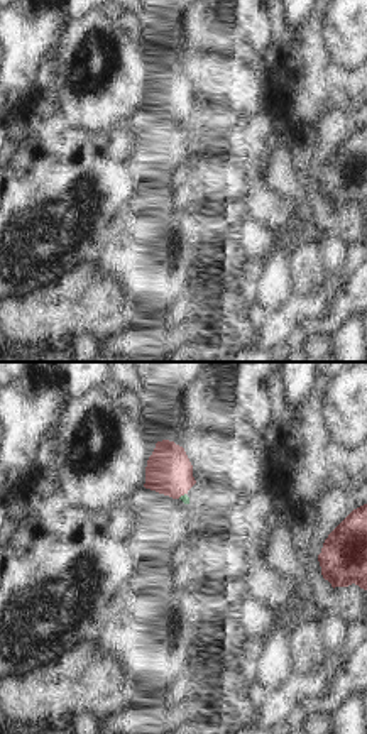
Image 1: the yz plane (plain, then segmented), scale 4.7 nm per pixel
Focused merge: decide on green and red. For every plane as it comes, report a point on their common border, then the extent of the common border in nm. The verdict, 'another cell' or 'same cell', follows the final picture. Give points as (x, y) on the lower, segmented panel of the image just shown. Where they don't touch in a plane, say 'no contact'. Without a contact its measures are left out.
(181, 496) | 50 nm

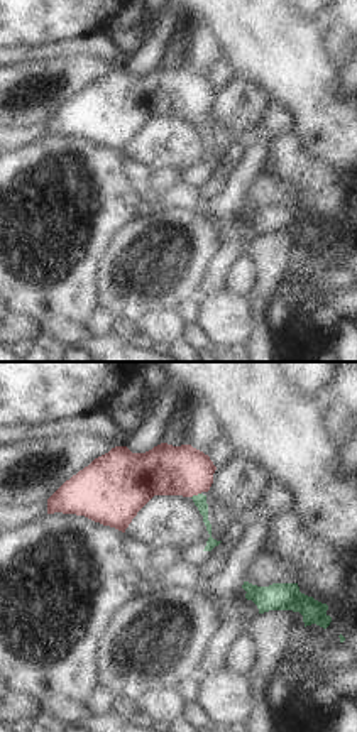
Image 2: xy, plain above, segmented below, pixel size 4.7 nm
(195, 496) | 50 nm

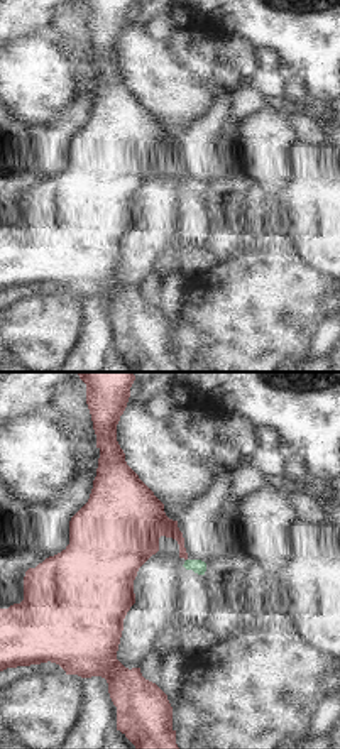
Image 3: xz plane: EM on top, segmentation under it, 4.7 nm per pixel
no contact

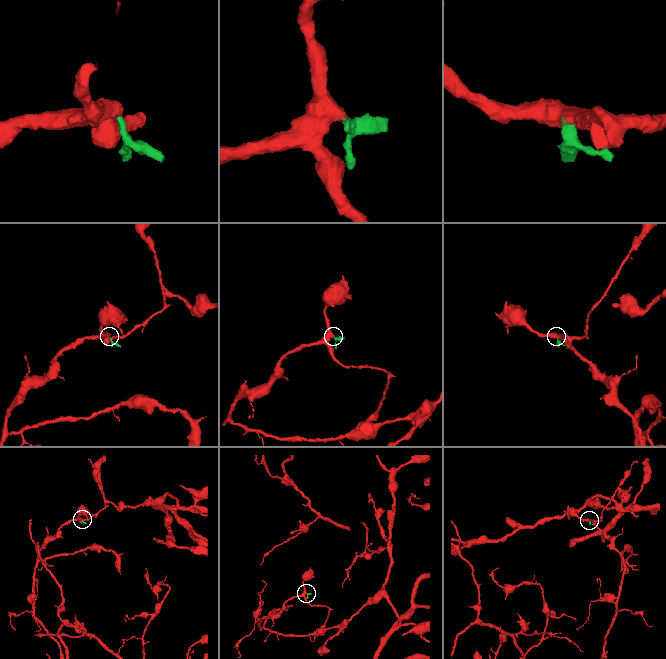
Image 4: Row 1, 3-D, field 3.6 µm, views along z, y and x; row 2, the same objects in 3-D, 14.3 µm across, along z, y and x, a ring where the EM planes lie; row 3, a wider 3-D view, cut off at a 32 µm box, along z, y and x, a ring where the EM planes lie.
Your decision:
same cell

